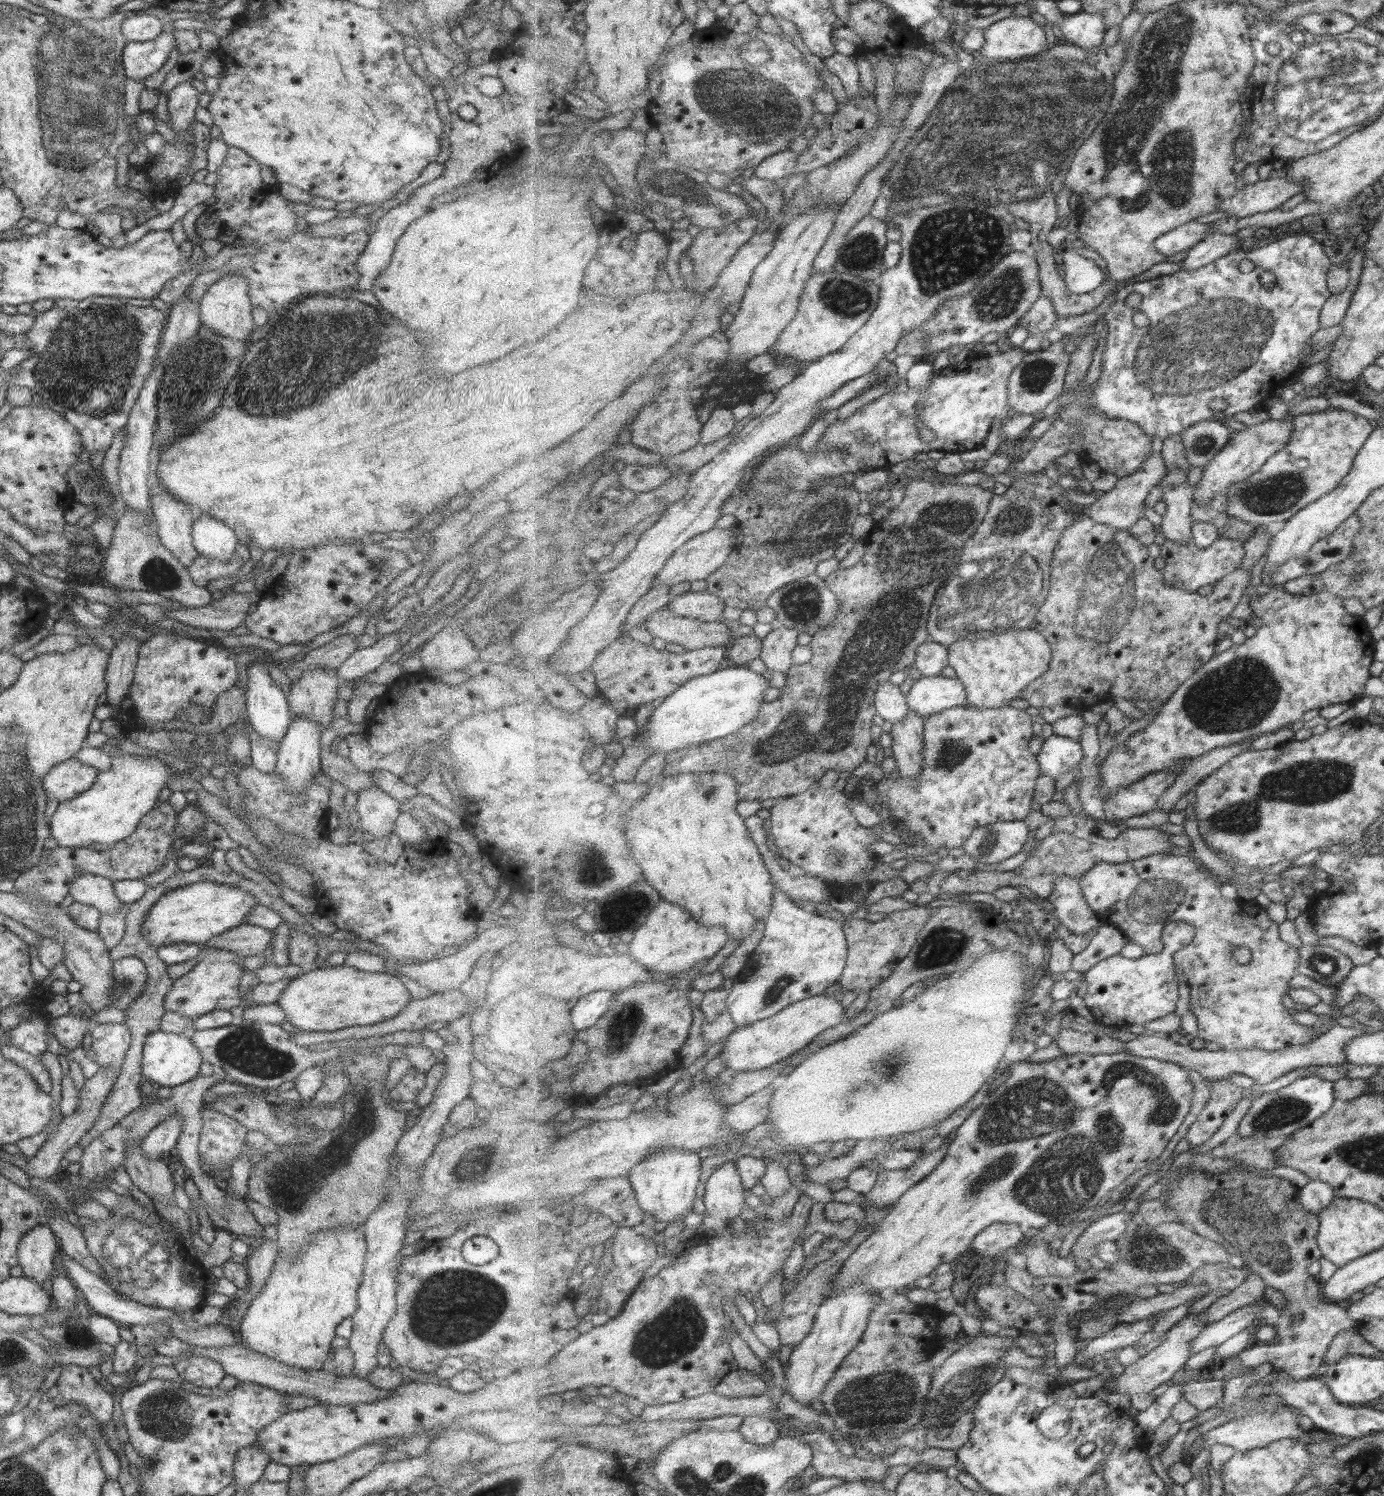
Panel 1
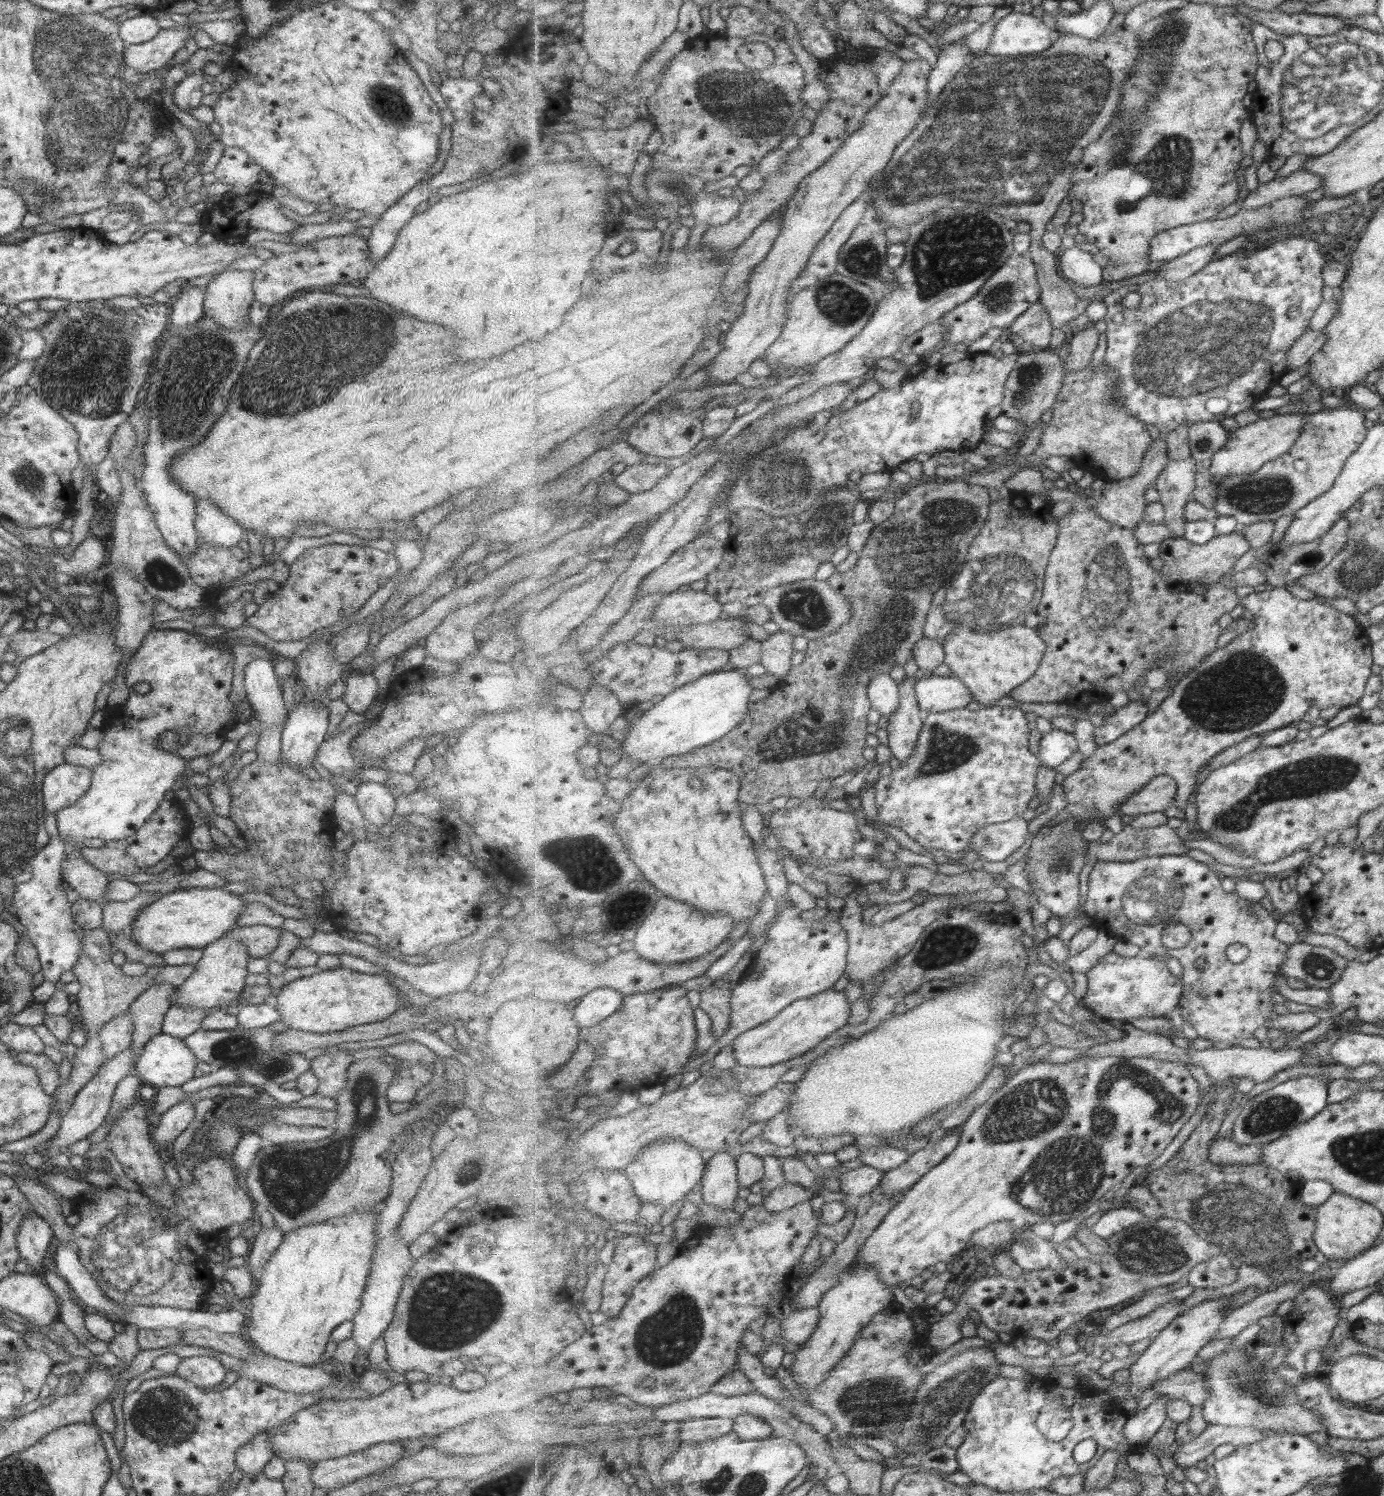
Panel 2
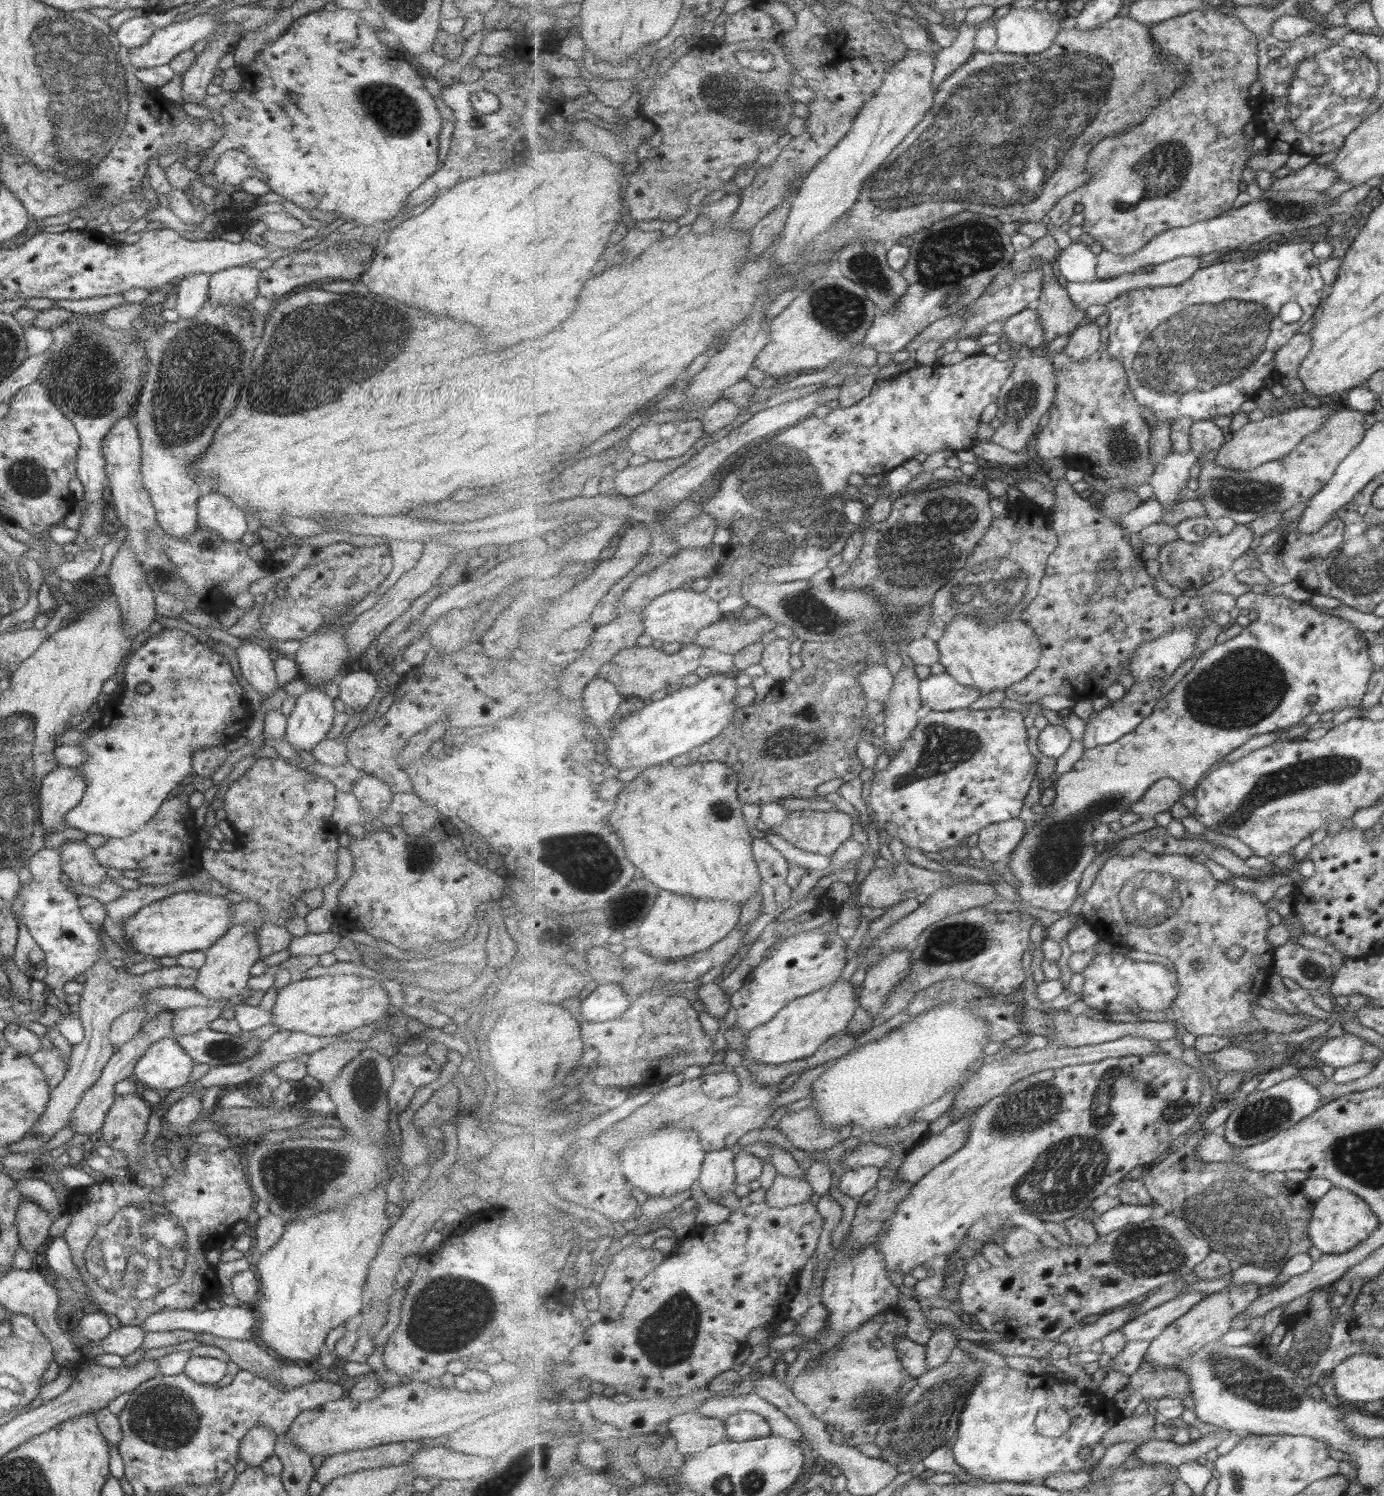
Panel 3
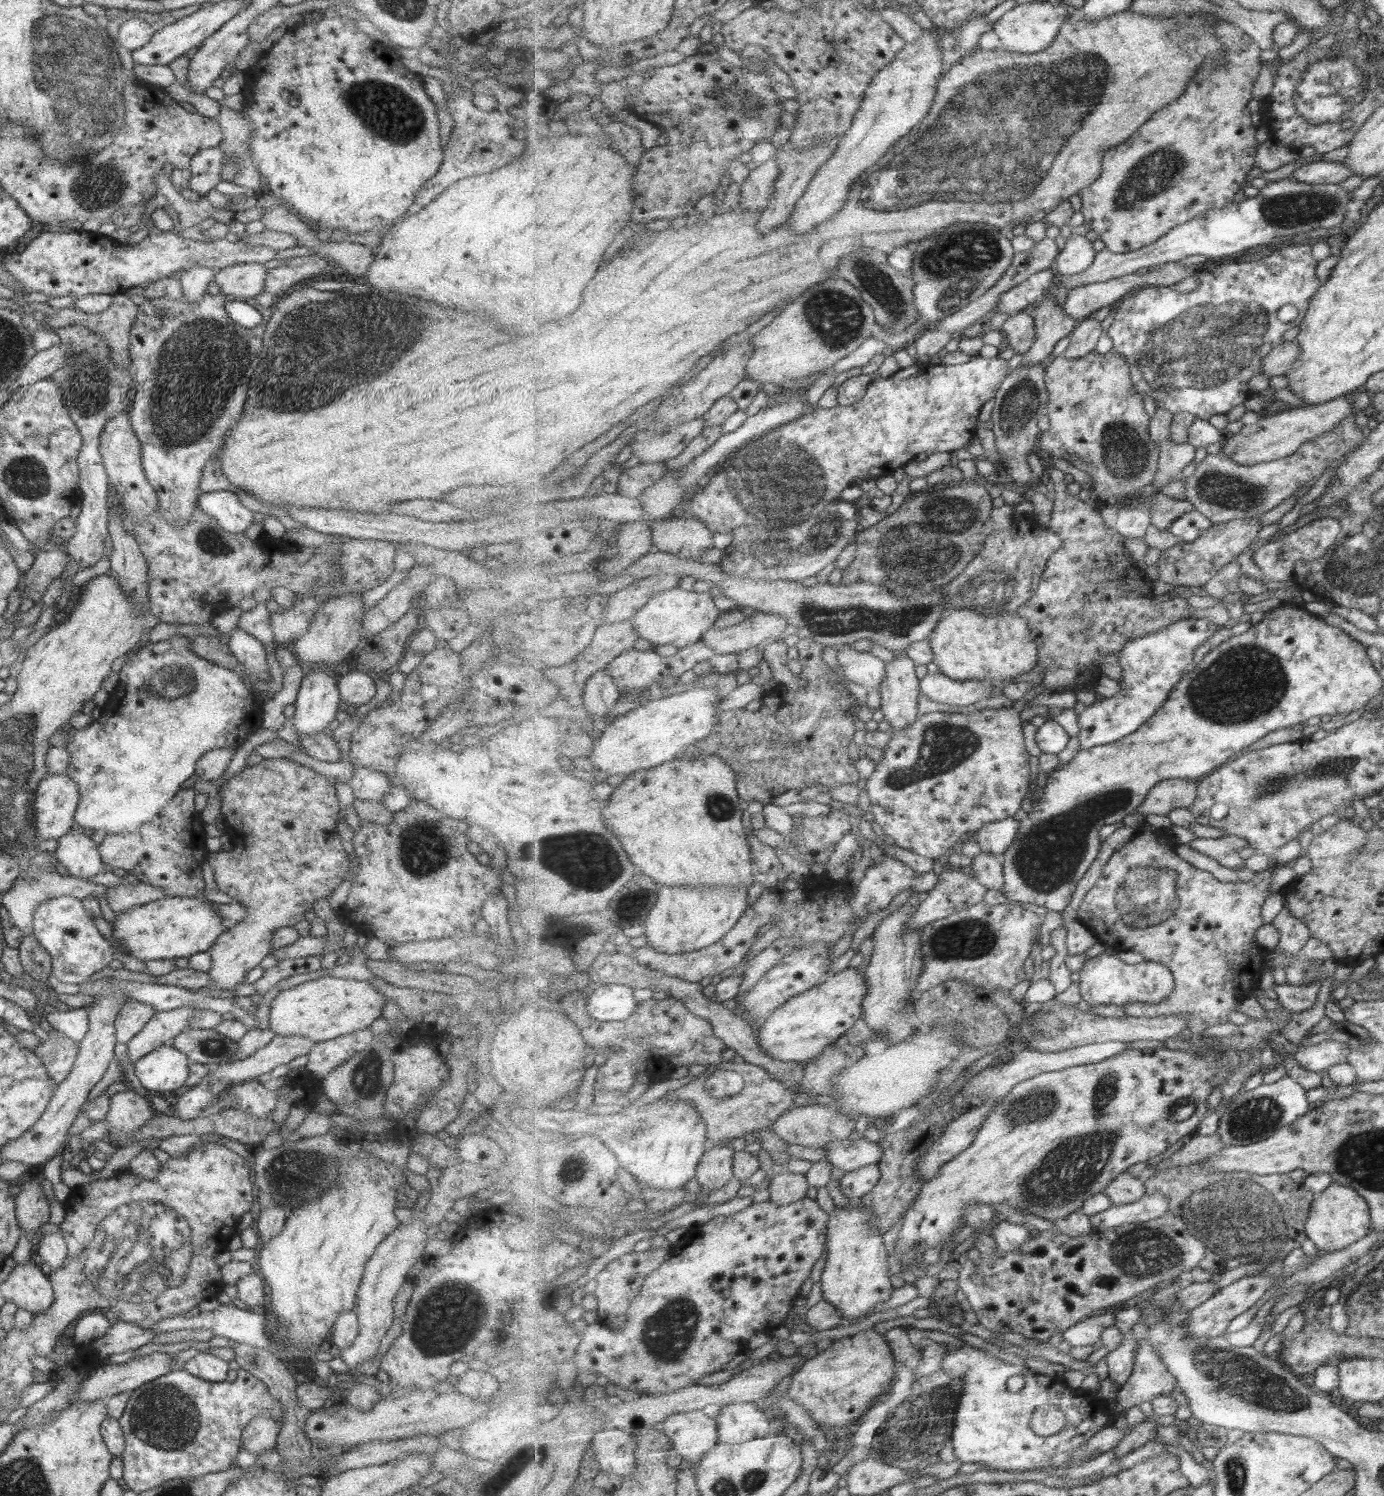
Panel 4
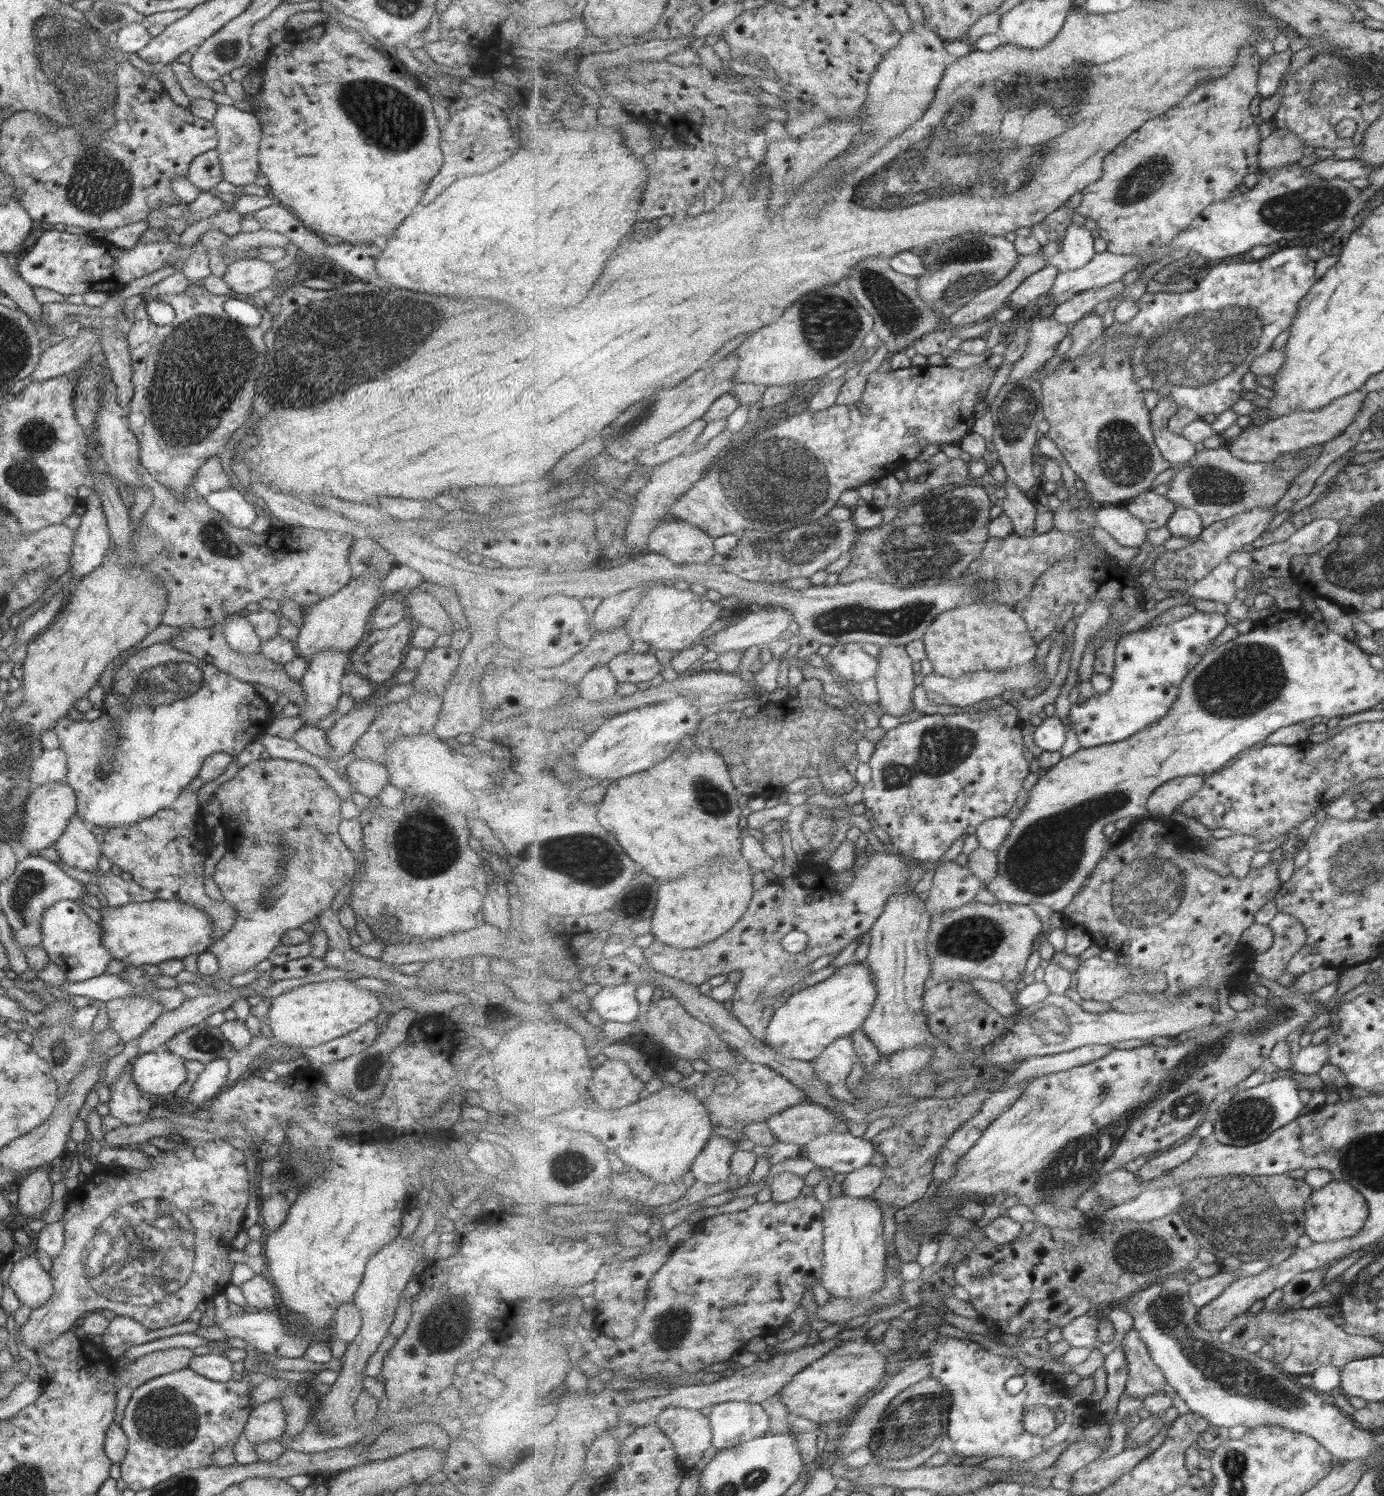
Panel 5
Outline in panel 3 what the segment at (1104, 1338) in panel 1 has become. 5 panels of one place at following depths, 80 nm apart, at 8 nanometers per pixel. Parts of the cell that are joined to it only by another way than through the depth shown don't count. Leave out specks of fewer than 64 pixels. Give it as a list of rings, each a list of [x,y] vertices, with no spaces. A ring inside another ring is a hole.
[[[1202,1292],[1178,1294],[1172,1300],[1131,1319],[1121,1330],[1129,1341],[1153,1341],[1161,1336],[1170,1324],[1185,1316],[1193,1307],[1197,1307],[1203,1298],[1205,1296]]]

